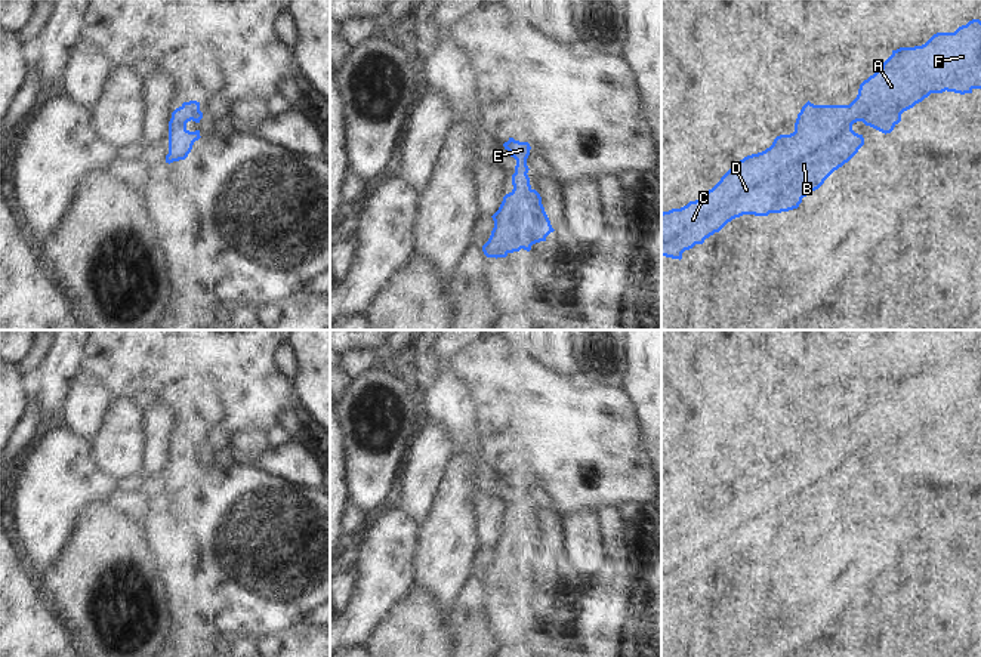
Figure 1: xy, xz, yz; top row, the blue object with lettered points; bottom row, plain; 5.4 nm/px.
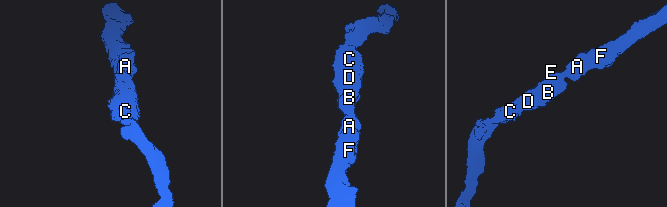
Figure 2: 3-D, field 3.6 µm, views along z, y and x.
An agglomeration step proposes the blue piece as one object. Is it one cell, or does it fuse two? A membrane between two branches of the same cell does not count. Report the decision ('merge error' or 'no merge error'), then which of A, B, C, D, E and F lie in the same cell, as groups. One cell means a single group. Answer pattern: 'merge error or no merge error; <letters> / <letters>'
no merge error; A B C D E F

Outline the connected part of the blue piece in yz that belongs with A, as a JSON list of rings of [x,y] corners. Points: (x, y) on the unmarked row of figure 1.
[[[972,351],[954,364],[937,364],[925,376],[900,379],[882,395],[873,407],[860,416],[857,429],[849,437],[814,437],[809,432],[802,438],[795,454],[795,463],[780,466],[762,484],[752,485],[734,496],[721,512],[698,531],[681,540],[661,545],[661,587],[682,590],[685,582],[703,576],[706,570],[719,564],[728,553],[743,546],[768,548],[798,540],[802,530],[818,521],[824,512],[848,494],[864,476],[863,466],[852,462],[852,456],[863,453],[882,465],[891,465],[901,453],[901,445],[922,434],[931,425],[954,423],[972,425],[981,420],[981,352]]]

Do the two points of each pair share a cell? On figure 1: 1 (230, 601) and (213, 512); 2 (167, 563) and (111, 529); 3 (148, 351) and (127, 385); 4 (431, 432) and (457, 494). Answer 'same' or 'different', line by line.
1: same
2: different
3: same
4: different

